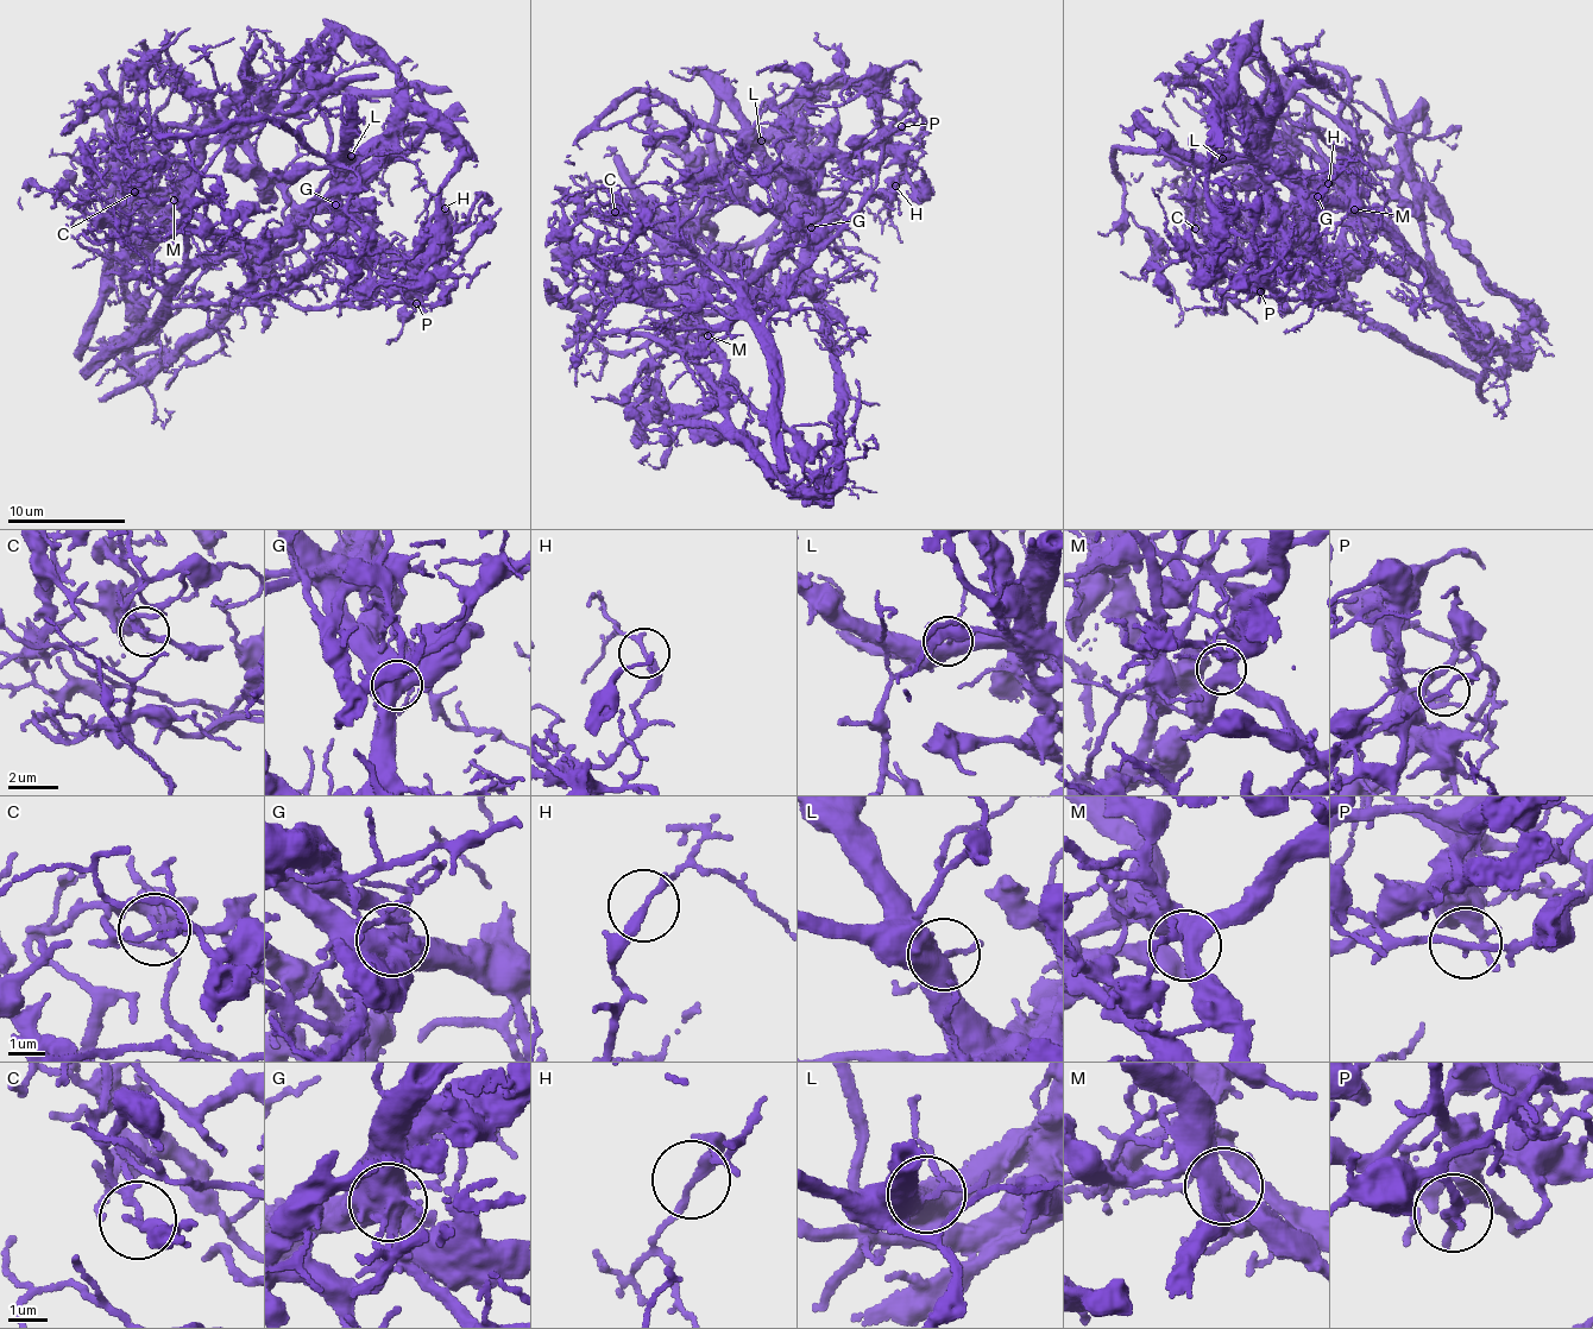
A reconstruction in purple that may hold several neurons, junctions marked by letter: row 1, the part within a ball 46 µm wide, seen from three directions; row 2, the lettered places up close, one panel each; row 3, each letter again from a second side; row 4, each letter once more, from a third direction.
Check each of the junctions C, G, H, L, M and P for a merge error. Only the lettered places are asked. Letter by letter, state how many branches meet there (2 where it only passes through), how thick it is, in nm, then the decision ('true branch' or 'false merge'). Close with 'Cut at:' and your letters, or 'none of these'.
C: 2 | 190 nm | true branch
G: 6 | 600 nm | false merge
H: 2 | 240 nm | true branch
L: 4 | 400 nm | true branch
M: 3 | 420 nm | true branch
P: 2 | 190 nm | false merge
Cut at: G, P

